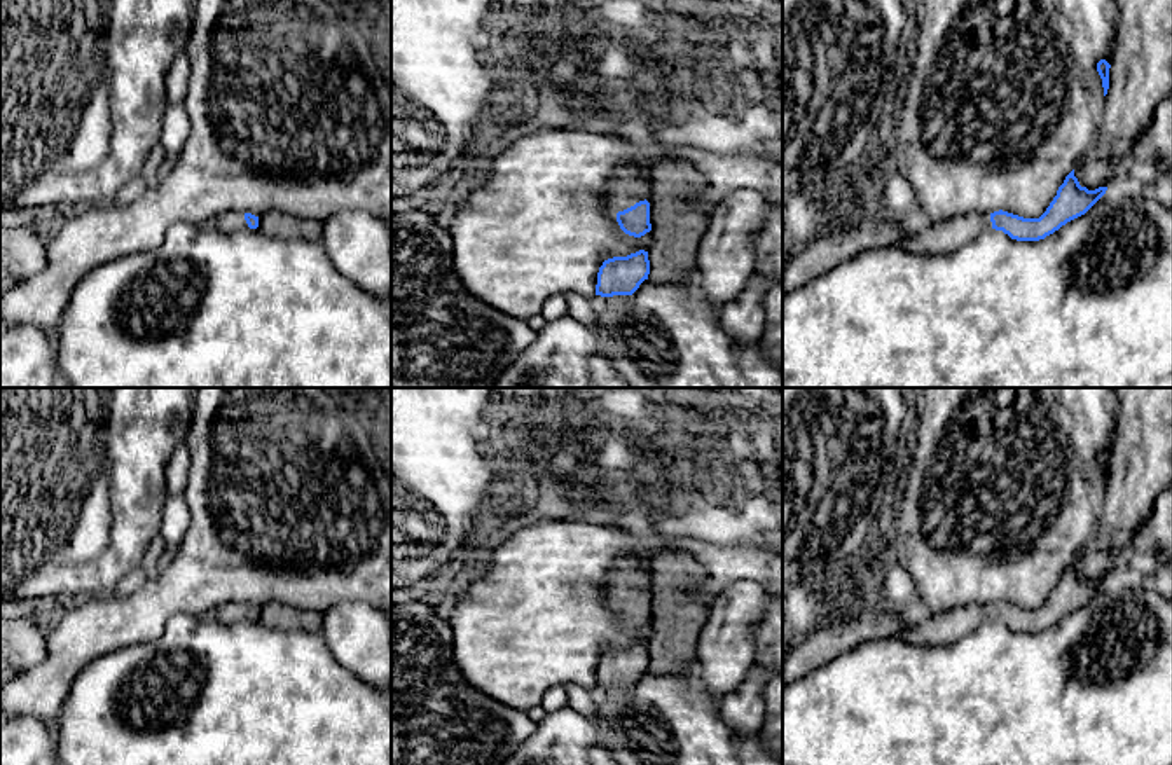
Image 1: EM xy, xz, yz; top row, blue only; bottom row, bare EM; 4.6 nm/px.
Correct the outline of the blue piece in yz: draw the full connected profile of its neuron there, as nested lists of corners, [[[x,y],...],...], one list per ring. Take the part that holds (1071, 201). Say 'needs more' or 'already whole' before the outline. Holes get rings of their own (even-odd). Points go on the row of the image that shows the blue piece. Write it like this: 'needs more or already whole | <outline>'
needs more | [[[1074,169],[1058,187],[1057,196],[1039,218],[1024,218],[1008,211],[969,213],[941,224],[913,220],[907,236],[894,246],[915,255],[954,252],[990,229],[1003,231],[1017,241],[1039,241],[1058,231],[1067,222],[1085,215],[1107,187],[1088,190],[1074,176]]]

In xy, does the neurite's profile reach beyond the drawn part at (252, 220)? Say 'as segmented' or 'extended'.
extended

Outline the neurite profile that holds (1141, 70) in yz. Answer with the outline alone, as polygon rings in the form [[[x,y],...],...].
[[[1114,0],[1118,45],[1109,68],[1109,89],[1099,107],[1099,138],[1074,166],[1081,187],[1095,190],[1125,178],[1137,140],[1146,133],[1156,107],[1172,94],[1172,0]]]

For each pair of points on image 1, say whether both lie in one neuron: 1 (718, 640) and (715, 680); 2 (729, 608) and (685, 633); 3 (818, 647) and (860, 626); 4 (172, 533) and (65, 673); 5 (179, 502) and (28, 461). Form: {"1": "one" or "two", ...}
{"1": "one", "2": "two", "3": "one", "4": "two", "5": "two"}

